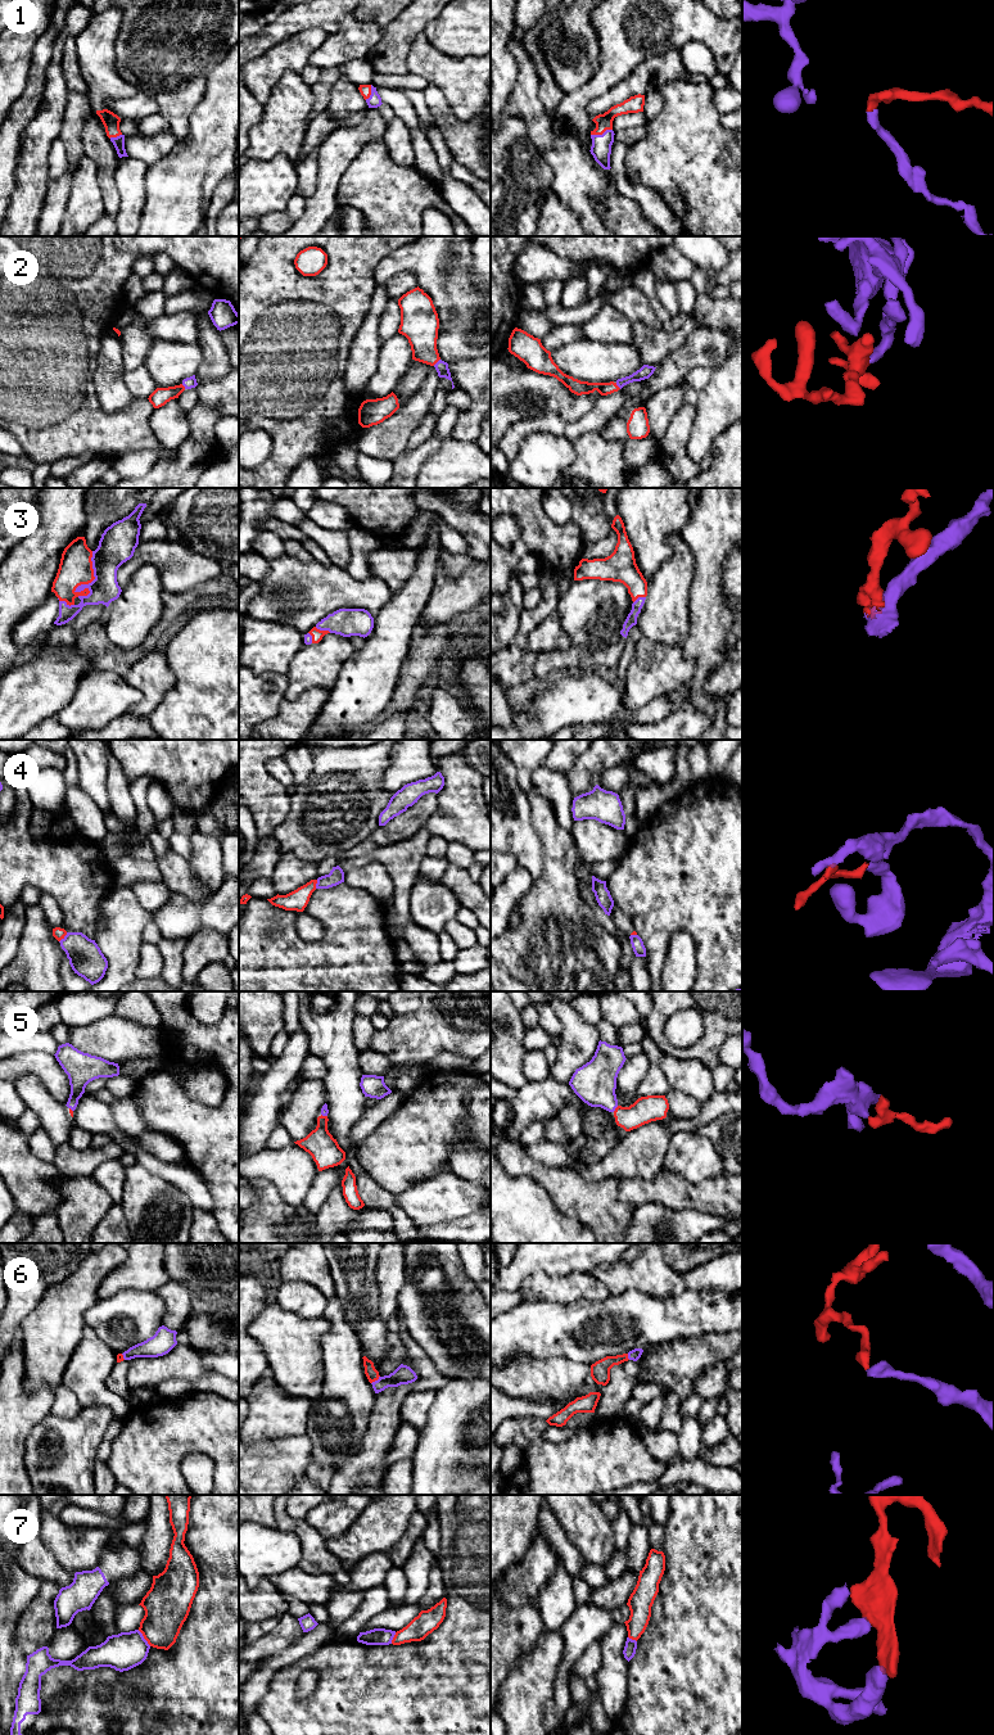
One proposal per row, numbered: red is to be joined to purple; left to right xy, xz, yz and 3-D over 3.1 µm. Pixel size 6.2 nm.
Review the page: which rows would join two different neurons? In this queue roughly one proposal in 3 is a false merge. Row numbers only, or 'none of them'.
4, 7

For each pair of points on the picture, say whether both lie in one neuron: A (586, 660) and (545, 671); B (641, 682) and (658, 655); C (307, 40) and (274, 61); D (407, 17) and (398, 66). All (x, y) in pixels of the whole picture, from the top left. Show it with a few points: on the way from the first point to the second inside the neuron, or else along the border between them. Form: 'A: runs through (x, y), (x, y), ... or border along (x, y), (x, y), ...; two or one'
A: runs through (575, 660), (555, 663); one
B: runs through (647, 676), (658, 665), (658, 662); one
C: runs through (299, 48), (293, 54), (281, 58); one
D: runs through (403, 28), (398, 35), (398, 54); one

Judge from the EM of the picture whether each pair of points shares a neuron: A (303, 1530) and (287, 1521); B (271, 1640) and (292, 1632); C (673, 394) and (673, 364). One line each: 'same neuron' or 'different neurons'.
A: same neuron
B: same neuron
C: different neurons

